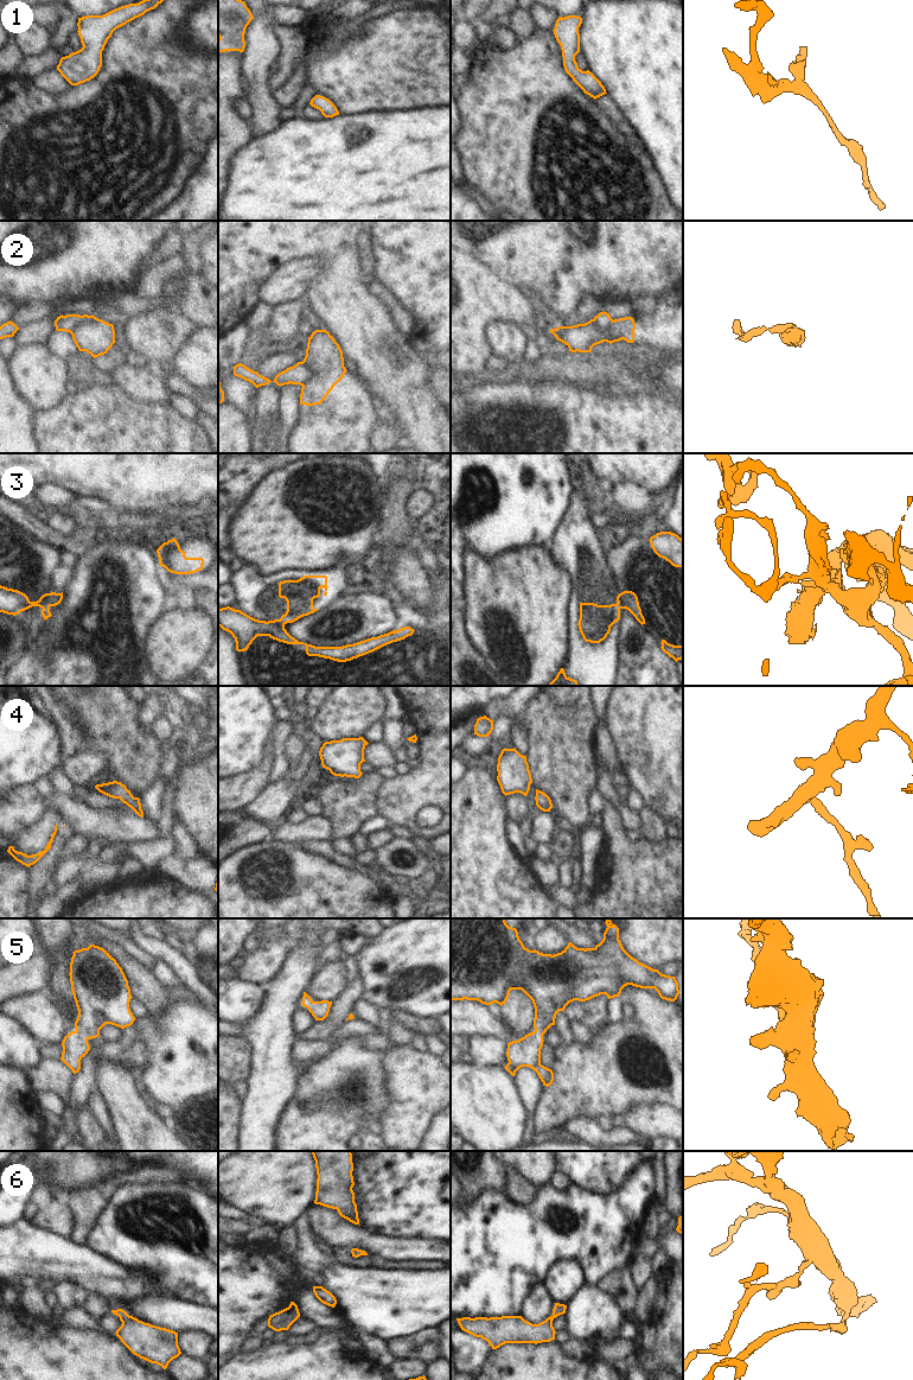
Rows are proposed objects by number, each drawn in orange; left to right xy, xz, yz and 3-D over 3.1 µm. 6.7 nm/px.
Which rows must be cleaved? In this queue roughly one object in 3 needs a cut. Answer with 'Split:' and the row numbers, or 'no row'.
Split: 2, 3

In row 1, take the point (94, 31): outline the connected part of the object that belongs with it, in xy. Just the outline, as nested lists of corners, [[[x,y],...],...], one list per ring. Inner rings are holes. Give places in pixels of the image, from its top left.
[[[142,0],[115,8],[103,15],[78,18],[78,36],[83,47],[62,57],[57,70],[71,84],[94,78],[102,66],[102,51],[113,32],[127,23],[154,9],[164,0]]]

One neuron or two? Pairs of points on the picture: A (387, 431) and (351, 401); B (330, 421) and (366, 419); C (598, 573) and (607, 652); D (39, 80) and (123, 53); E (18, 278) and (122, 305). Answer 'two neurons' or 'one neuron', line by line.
A: one neuron
B: one neuron
C: one neuron
D: two neurons
E: two neurons

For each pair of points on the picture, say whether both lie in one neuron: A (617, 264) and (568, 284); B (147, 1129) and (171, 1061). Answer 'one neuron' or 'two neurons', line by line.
A: one neuron
B: two neurons

